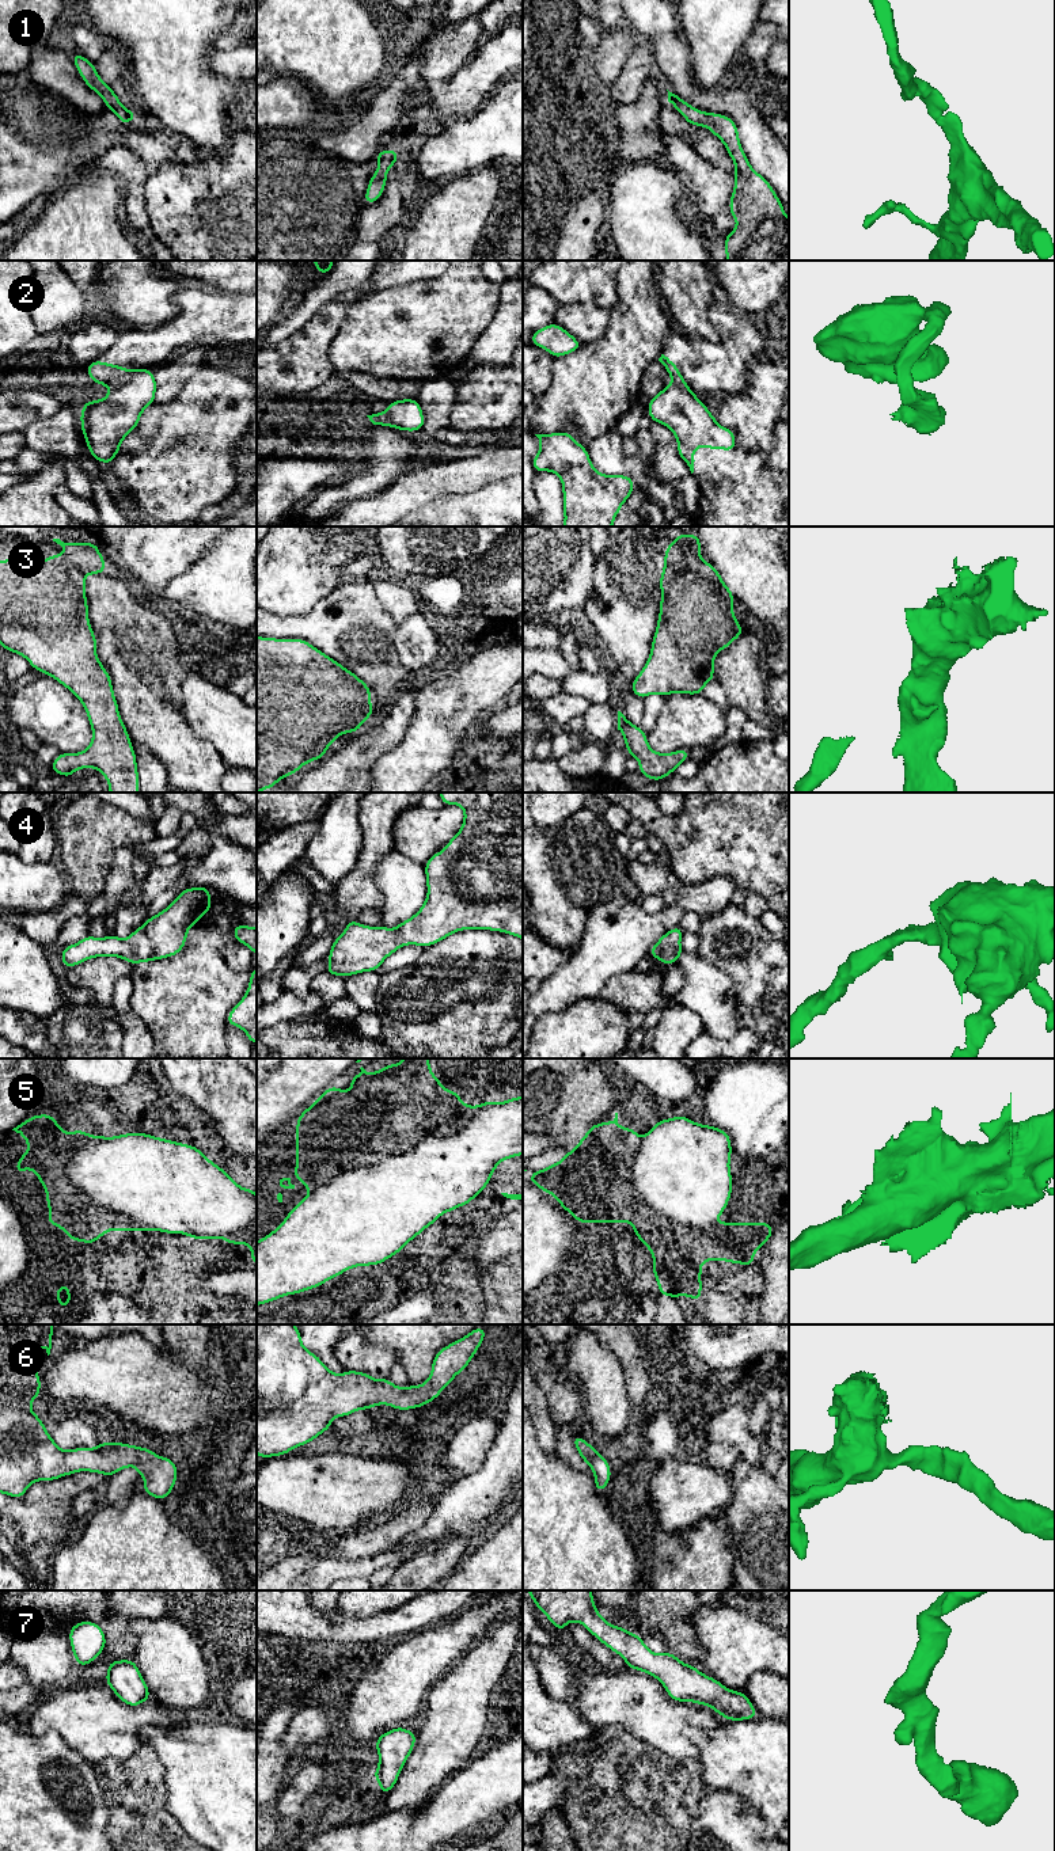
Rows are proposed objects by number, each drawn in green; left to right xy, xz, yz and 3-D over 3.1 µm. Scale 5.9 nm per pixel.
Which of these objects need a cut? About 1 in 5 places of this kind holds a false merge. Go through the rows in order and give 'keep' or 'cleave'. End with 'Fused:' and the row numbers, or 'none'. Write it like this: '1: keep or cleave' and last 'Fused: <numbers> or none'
1: keep
2: cleave
3: keep
4: keep
5: keep
6: keep
7: keep
Fused: 2

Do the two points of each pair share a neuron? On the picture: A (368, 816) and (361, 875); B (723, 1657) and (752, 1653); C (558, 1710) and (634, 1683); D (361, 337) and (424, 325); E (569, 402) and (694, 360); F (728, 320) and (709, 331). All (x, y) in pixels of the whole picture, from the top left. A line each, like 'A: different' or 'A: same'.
A: same
B: same
C: different
D: same
E: different
F: different

